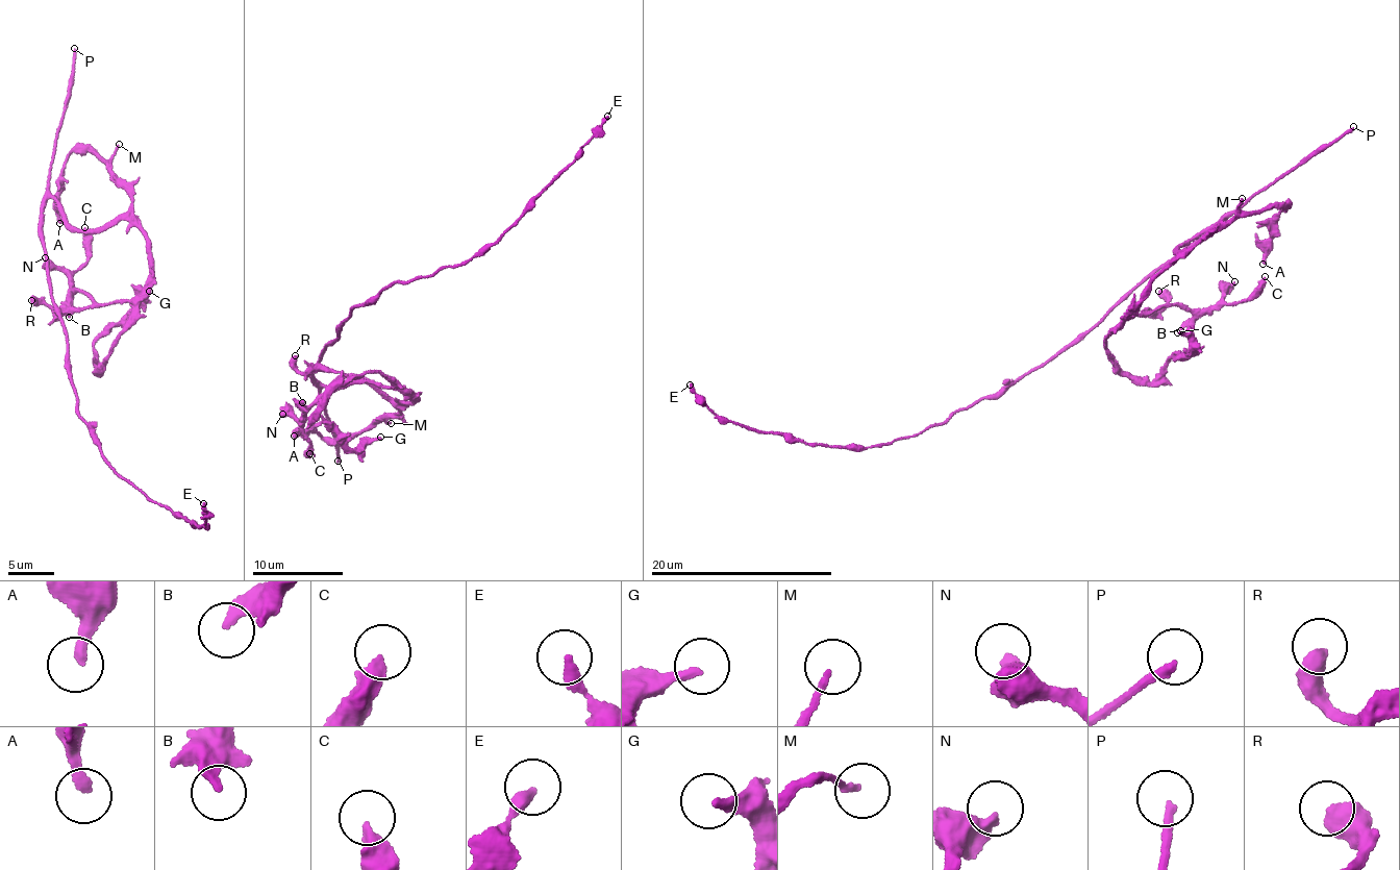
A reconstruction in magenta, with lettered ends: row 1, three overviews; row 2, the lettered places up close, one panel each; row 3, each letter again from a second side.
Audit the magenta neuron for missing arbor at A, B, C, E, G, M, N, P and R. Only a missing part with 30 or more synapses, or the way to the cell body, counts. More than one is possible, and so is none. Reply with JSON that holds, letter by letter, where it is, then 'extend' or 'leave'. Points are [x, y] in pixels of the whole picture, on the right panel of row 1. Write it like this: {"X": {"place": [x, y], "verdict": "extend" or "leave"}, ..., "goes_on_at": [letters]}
{"A": {"place": [1263, 264], "verdict": "leave"}, "B": {"place": [1180, 330], "verdict": "leave"}, "C": {"place": [1265, 276], "verdict": "leave"}, "E": {"place": [690, 384], "verdict": "leave"}, "G": {"place": [1177, 332], "verdict": "leave"}, "M": {"place": [1242, 198], "verdict": "leave"}, "N": {"place": [1234, 281], "verdict": "leave"}, "P": {"place": [1353, 126], "verdict": "extend"}, "R": {"place": [1158, 291], "verdict": "leave"}, "goes_on_at": ["P"]}

